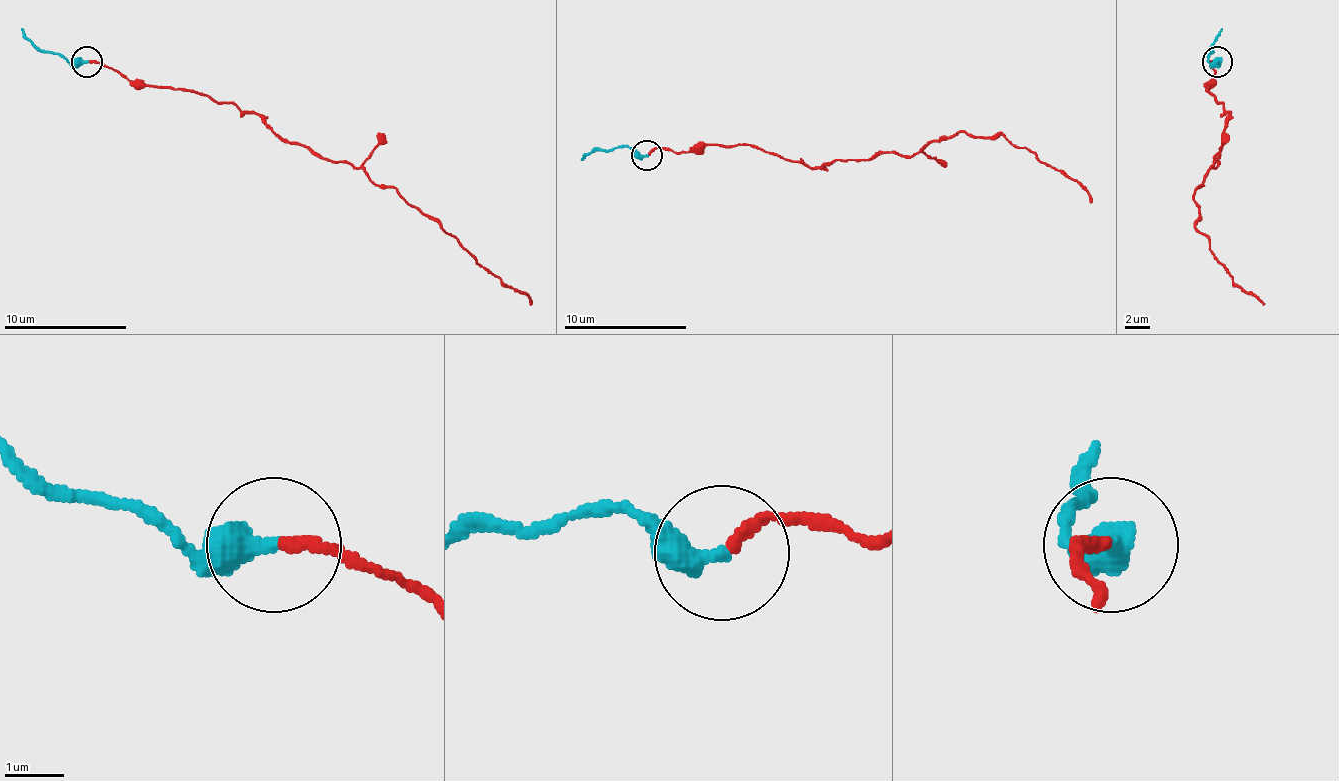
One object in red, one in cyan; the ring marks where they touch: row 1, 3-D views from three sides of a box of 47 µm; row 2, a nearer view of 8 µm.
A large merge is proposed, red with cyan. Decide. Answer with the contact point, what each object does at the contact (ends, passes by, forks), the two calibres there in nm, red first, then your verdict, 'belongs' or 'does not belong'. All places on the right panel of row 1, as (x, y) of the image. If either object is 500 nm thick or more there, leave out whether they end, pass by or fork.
place (1217, 62); red ends; cyan ends; calibres 190 and 440 nm; does not belong

